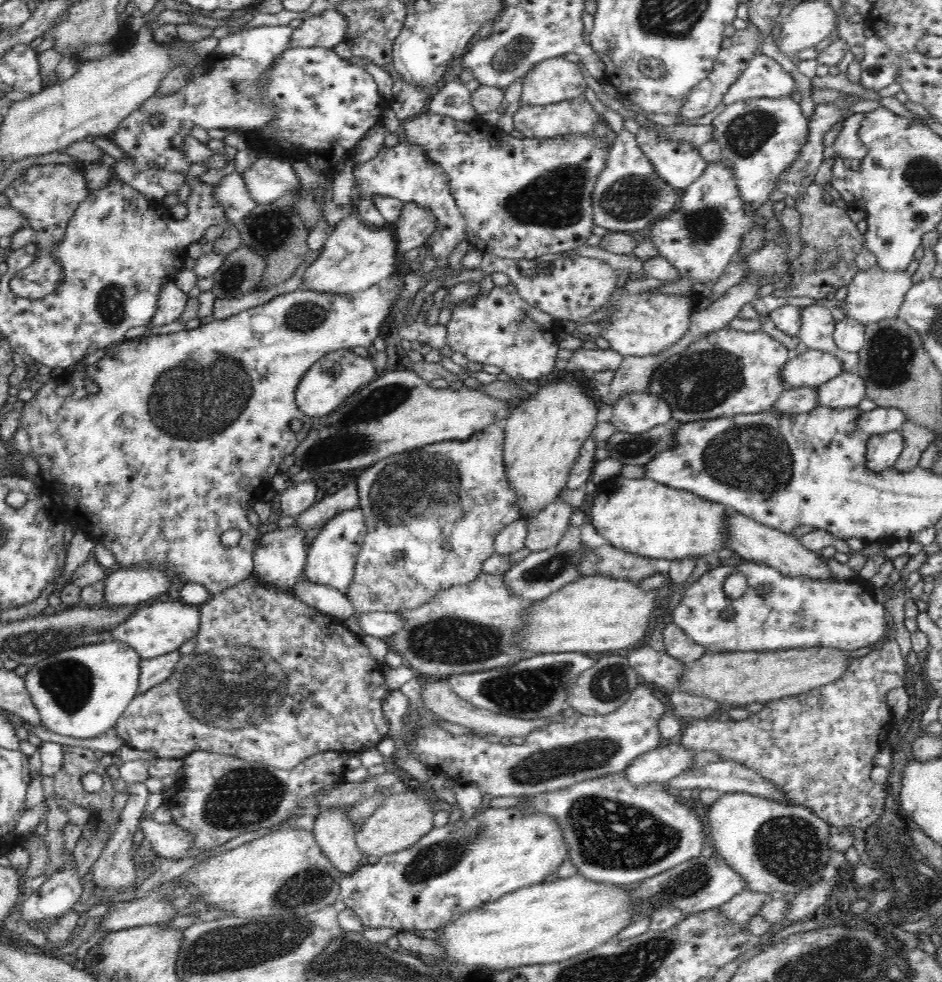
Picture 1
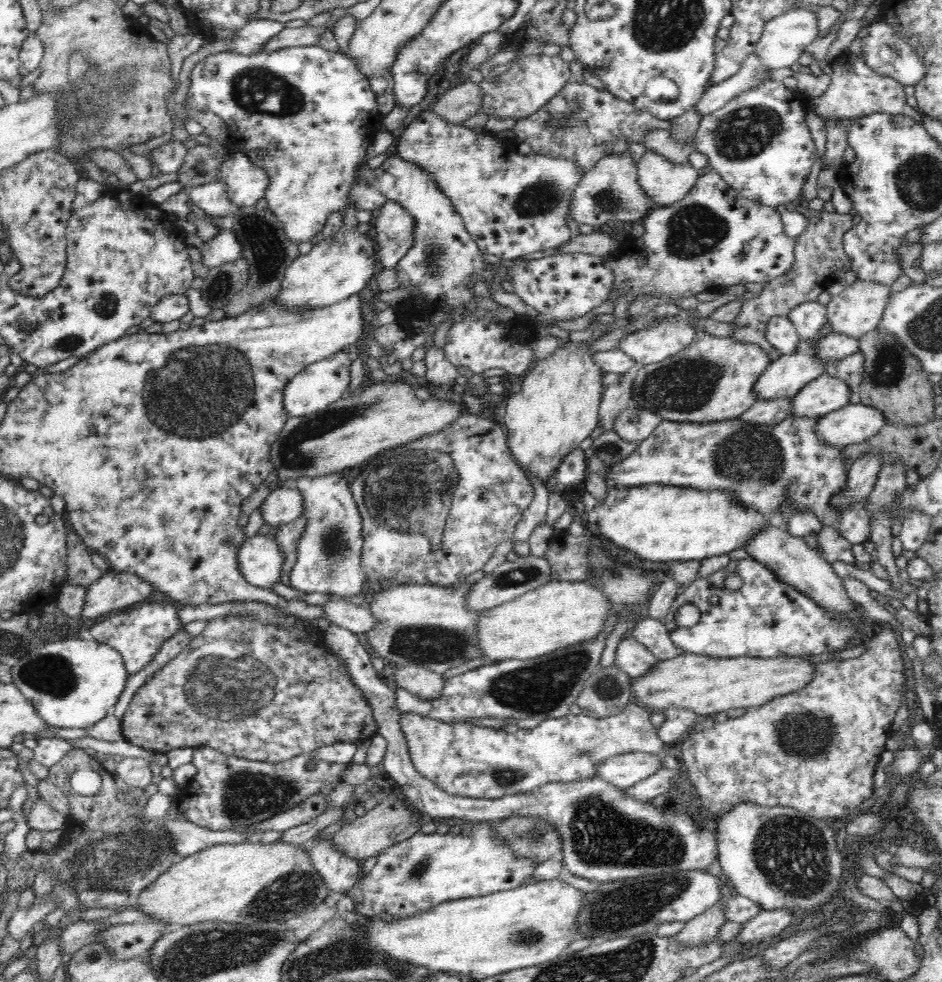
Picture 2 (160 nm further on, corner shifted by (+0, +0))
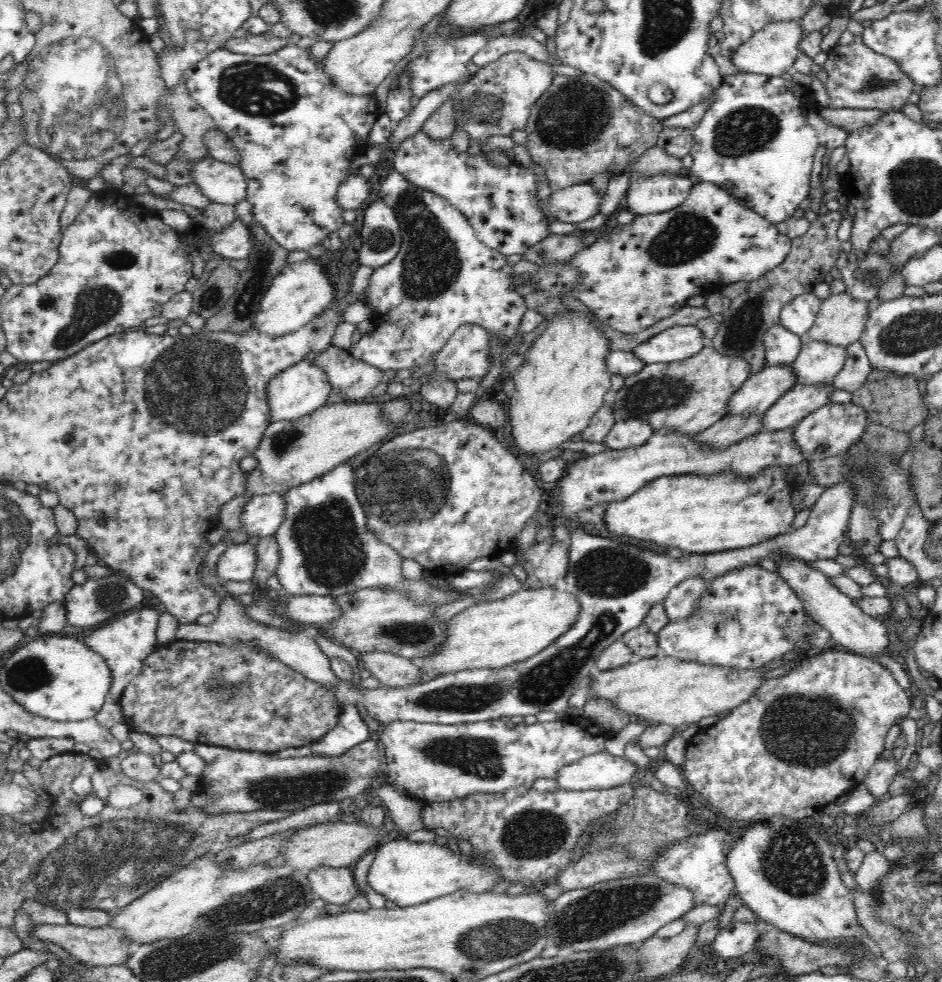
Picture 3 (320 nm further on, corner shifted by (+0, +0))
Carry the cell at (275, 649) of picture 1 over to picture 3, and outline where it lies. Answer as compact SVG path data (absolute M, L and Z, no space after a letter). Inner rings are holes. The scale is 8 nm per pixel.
M175 640L149 652L140 674L128 683L119 703L129 730L154 738L178 736L194 744L267 754L316 742L336 726L342 710L334 693L255 646L244 643L226 646L216 642L188 640Z

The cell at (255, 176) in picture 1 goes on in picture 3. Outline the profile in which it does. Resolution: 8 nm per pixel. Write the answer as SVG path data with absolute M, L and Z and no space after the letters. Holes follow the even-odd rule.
M208 156L194 161L191 177L212 203L235 205L245 199L247 182L239 165L222 163Z

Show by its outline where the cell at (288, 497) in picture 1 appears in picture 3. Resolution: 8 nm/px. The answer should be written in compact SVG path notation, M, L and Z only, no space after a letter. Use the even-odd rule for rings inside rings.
M282 493L253 495L244 505L240 518L242 532L249 536L273 536L285 519Z

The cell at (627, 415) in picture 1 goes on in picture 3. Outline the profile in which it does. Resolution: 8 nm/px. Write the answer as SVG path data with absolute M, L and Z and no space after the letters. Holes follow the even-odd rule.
M632 418L632 420L616 421L604 441L607 448L622 450L646 444L652 434L649 422Z

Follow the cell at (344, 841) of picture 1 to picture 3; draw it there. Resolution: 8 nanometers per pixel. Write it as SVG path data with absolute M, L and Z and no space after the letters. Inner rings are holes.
M318 866L308 872L311 889L327 904L344 907L352 898L360 894L354 879L353 867L330 868Z

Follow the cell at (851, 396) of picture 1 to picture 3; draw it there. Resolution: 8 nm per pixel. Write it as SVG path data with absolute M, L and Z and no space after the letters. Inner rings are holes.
M798 384L785 392L763 414L762 426L764 430L776 432L794 427L808 413L830 403L830 395L834 390L832 384L828 386L806 386Z

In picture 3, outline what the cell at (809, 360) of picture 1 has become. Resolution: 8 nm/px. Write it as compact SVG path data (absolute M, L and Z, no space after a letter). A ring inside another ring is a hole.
M792 365L765 366L751 374L727 402L727 416L764 414L785 392L792 390L795 372Z

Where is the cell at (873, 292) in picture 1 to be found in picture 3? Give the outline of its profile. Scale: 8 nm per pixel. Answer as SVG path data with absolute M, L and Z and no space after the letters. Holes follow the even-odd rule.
M846 291L830 295L821 302L816 320L803 339L853 349L858 345L869 314L866 300L854 300Z

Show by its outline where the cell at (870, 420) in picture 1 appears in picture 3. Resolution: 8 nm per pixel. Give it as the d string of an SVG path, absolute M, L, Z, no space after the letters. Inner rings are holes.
M830 402L823 407L808 413L798 424L794 426L794 442L799 446L805 460L824 460L840 455L854 441L860 440L869 423L867 412L860 406L852 403Z

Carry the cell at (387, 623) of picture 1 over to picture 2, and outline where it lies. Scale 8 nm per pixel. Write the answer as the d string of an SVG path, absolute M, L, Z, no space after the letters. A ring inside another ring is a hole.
M332 595L326 604L322 604L322 609L330 625L342 627L358 636L374 628L374 617L366 606L357 607L337 595Z

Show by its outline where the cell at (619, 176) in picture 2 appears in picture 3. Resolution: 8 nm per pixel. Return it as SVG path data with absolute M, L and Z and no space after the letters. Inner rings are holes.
M589 181L584 184L573 184L569 187L561 188L560 190L553 191L548 200L539 200L542 215L546 219L554 218L556 221L563 223L576 223L584 222L600 212L600 202L602 202L603 195L598 195Z

